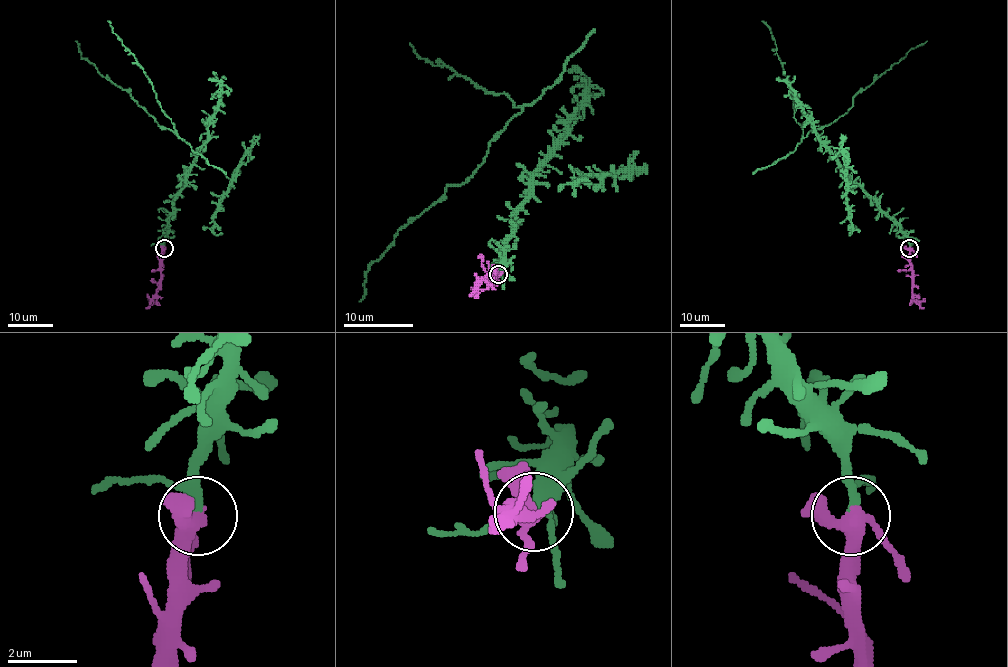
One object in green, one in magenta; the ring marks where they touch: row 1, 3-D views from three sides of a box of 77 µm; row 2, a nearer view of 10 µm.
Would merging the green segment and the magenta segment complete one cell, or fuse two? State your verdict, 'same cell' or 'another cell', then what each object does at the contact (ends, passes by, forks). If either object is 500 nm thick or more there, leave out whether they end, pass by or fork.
same cell; green passes by; magenta forks there

